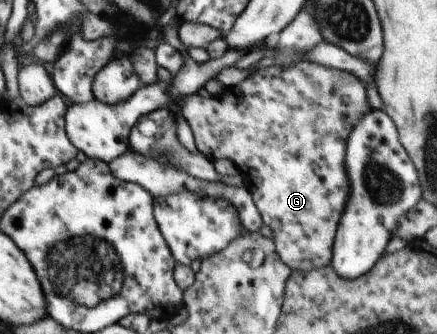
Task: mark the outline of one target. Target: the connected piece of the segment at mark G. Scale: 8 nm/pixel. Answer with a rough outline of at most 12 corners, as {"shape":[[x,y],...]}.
{"shape":[[303,60],[180,101],[279,258],[329,266],[362,80]]}

